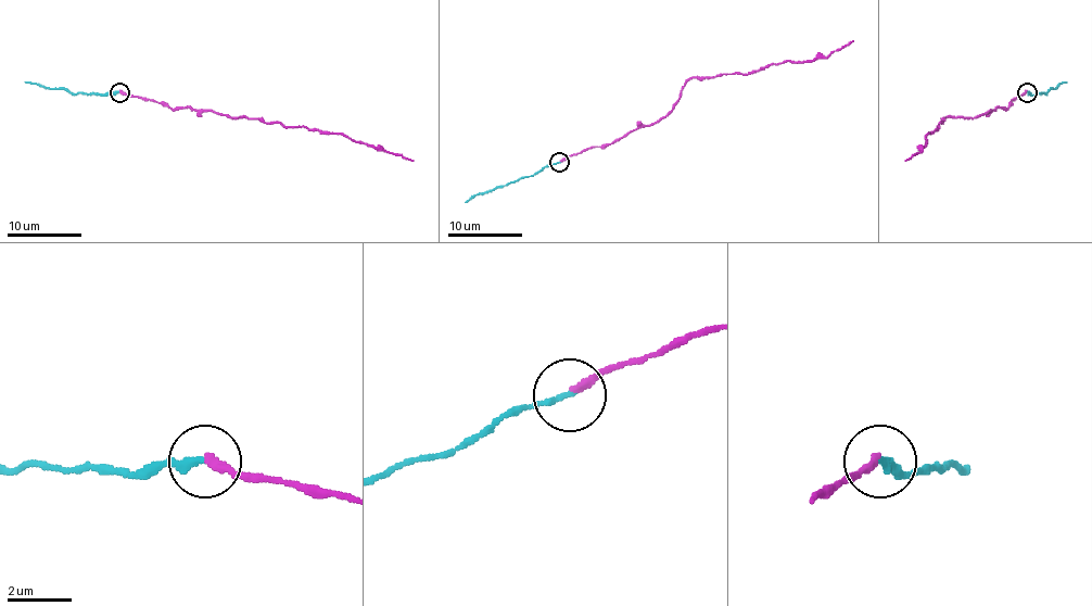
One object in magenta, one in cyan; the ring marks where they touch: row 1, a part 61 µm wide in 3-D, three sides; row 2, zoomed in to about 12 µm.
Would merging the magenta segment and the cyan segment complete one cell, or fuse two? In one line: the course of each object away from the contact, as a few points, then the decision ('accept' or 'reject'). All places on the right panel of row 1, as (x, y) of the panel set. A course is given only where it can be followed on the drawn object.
magenta runs (1027, 90), (1012, 100), (1008, 108), (975, 116), (941, 118), (925, 137), (927, 142), (923, 148), (904, 161); cyan runs (1027, 92), (1045, 95), (1066, 81); accept

